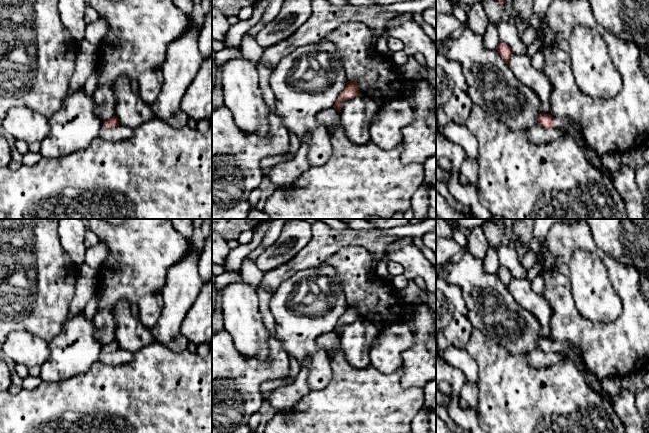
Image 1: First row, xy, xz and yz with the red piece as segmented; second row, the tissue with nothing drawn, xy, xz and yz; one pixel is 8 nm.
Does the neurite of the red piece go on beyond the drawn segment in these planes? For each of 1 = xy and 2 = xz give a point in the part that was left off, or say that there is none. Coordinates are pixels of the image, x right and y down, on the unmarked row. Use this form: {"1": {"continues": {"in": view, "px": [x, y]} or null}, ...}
{"1": {"continues": null}, "2": {"continues": null}}

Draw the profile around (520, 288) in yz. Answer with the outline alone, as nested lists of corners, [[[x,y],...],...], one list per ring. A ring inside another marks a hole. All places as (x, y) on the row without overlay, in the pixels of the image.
[[[512,278],[508,290],[516,303],[530,311],[540,324],[540,334],[549,338],[552,308],[546,298],[532,290],[531,282],[526,278]]]

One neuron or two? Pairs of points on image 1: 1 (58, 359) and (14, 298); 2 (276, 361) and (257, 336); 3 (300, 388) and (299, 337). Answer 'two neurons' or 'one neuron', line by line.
1: two neurons
2: two neurons
3: two neurons

